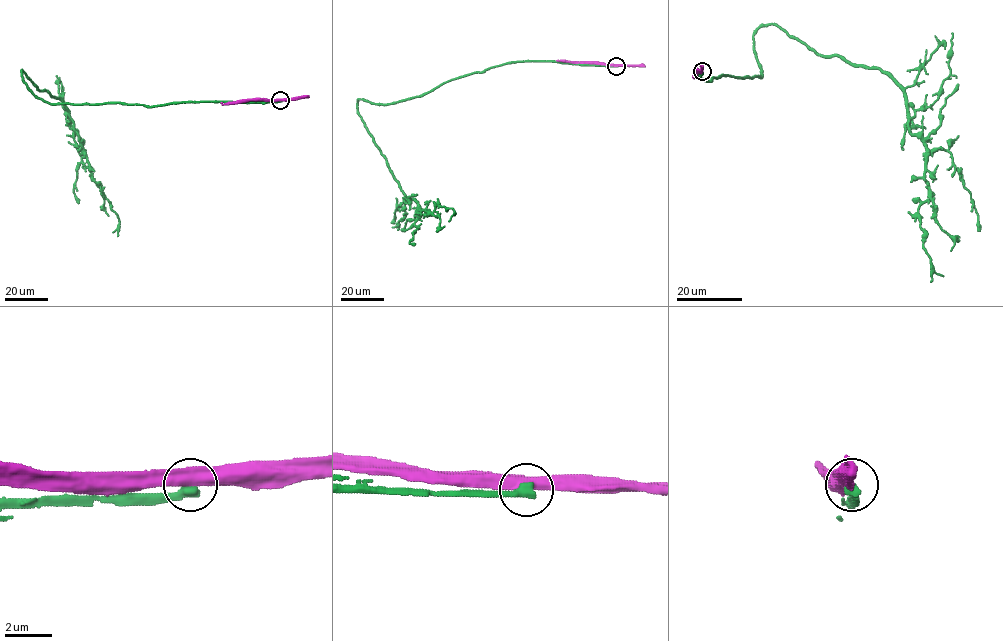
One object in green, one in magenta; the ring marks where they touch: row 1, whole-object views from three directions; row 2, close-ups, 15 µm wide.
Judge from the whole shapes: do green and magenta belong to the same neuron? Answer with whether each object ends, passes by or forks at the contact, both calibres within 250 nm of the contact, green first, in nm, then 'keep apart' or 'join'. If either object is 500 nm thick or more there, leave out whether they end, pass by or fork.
green ends there; magenta passes by; 480 nm thick on the green side, 480 nm on the other; keep apart

